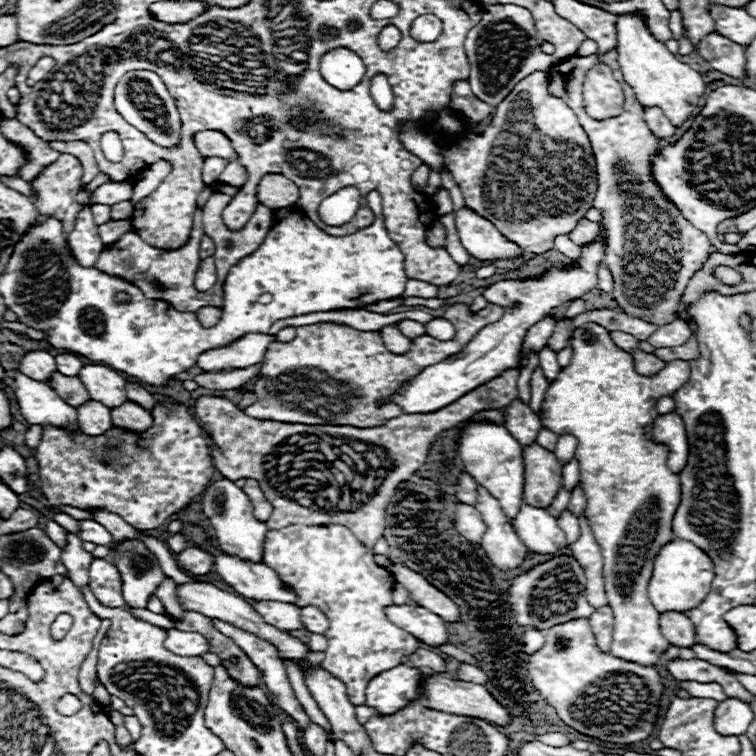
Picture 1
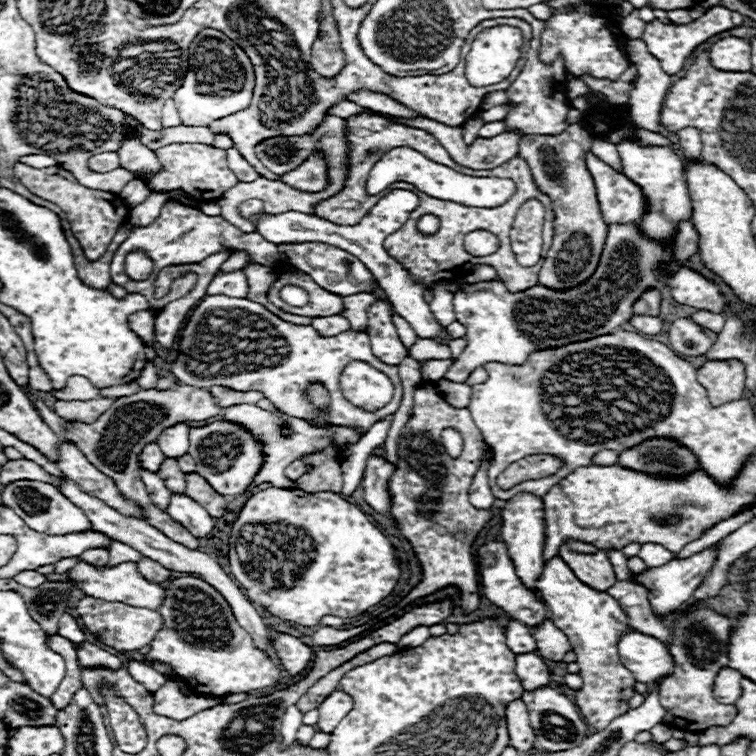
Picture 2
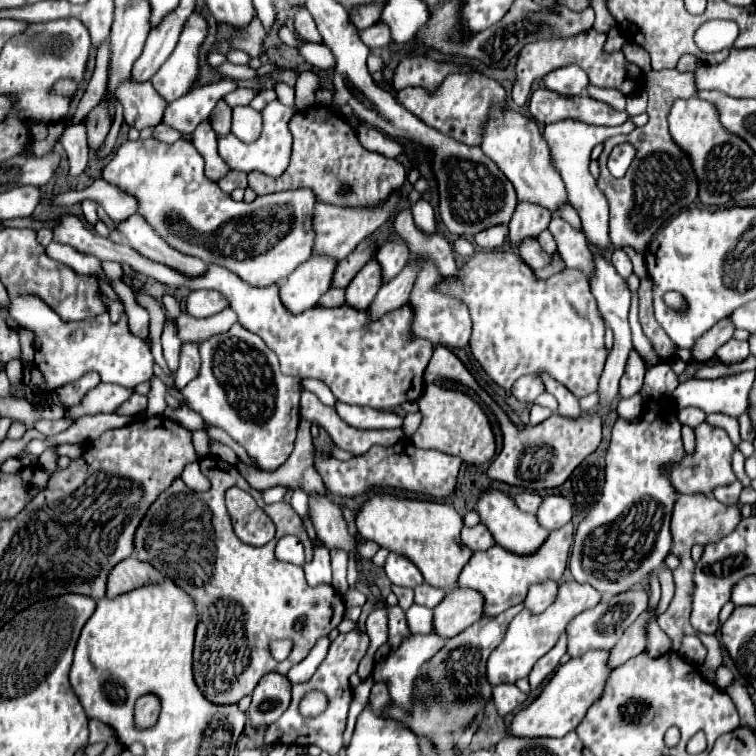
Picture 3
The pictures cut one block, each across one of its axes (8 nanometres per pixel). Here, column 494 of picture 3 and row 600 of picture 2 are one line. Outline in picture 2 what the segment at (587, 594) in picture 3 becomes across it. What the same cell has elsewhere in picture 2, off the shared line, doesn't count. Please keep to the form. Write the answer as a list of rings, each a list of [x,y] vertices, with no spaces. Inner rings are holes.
[[[708,548],[708,550],[704,550],[704,552],[700,552],[700,554],[694,554],[692,558],[686,558],[686,560],[674,558],[674,560],[670,560],[670,562],[664,564],[664,566],[648,568],[646,572],[632,576],[632,582],[638,582],[638,584],[646,586],[646,588],[648,588],[648,596],[650,596],[652,612],[658,614],[658,616],[666,616],[666,614],[678,610],[680,604],[686,602],[686,600],[692,596],[694,588],[698,588],[698,584],[702,582],[704,574],[710,570],[714,558],[716,558],[714,550]]]

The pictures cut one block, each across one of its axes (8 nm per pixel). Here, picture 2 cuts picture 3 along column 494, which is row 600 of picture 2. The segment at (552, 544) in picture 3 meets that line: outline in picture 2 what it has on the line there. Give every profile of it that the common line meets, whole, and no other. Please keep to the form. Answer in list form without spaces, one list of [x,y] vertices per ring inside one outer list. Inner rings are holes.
[[[554,556],[544,562],[542,574],[536,580],[536,588],[538,592],[542,592],[542,598],[546,600],[546,606],[552,612],[550,620],[558,628],[562,628],[566,636],[570,636],[574,652],[578,654],[576,662],[580,666],[580,678],[584,680],[582,690],[576,692],[580,716],[596,730],[602,730],[606,728],[606,724],[610,724],[610,720],[614,720],[614,716],[620,716],[622,712],[630,710],[628,700],[636,692],[634,676],[622,666],[616,650],[618,636],[630,630],[628,618],[622,608],[618,608],[618,602],[612,596],[580,582],[560,556]]]

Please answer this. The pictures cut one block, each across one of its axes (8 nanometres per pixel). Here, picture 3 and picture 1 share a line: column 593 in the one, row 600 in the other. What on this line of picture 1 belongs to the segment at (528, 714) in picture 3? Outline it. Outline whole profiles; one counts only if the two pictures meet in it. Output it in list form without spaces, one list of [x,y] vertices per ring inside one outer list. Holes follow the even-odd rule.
[[[672,540],[670,544],[666,544],[666,548],[662,548],[658,560],[654,562],[654,576],[650,580],[650,602],[660,614],[692,610],[710,594],[714,576],[714,564],[702,548],[686,540]]]

